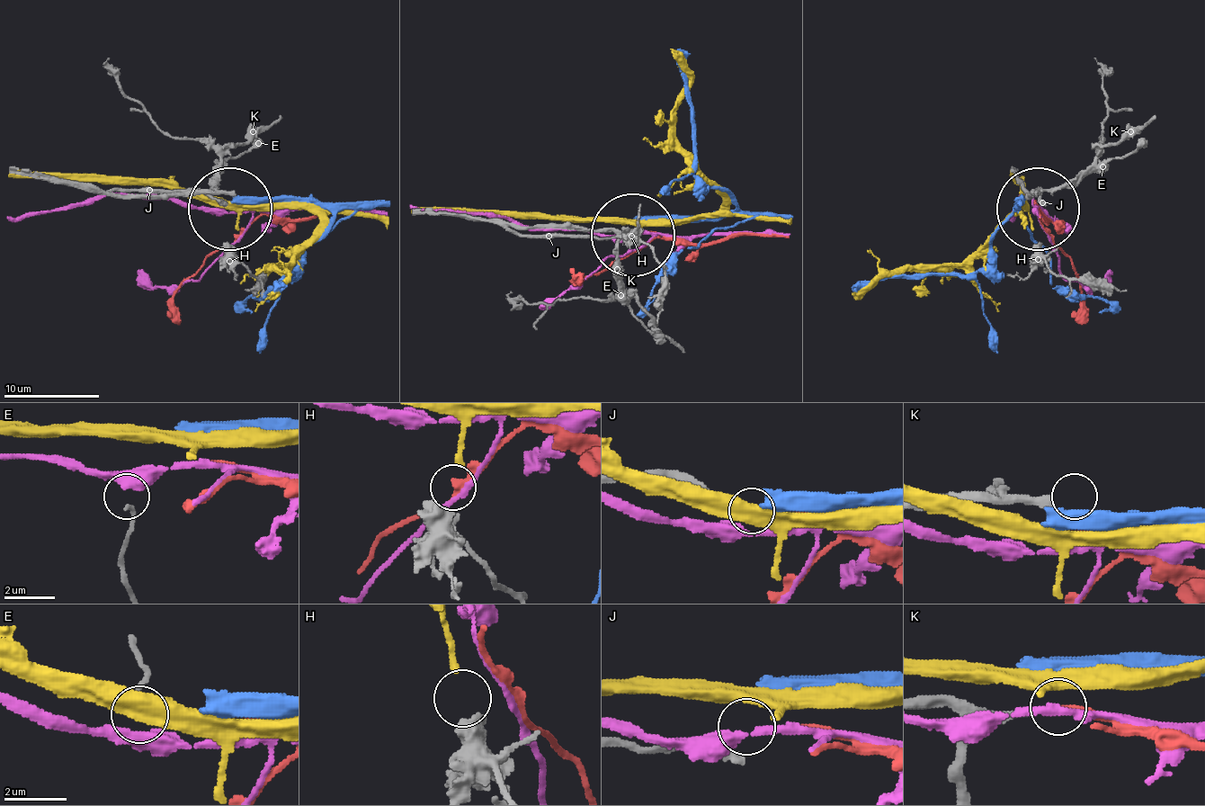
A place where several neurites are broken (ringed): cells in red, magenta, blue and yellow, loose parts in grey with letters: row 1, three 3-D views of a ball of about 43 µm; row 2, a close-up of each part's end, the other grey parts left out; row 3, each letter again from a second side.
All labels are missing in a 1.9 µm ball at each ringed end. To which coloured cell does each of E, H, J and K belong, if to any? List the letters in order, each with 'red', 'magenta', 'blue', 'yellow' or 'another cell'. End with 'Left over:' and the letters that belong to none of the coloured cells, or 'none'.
E: magenta
H: yellow
J: red
K: another cell
Left over: K

